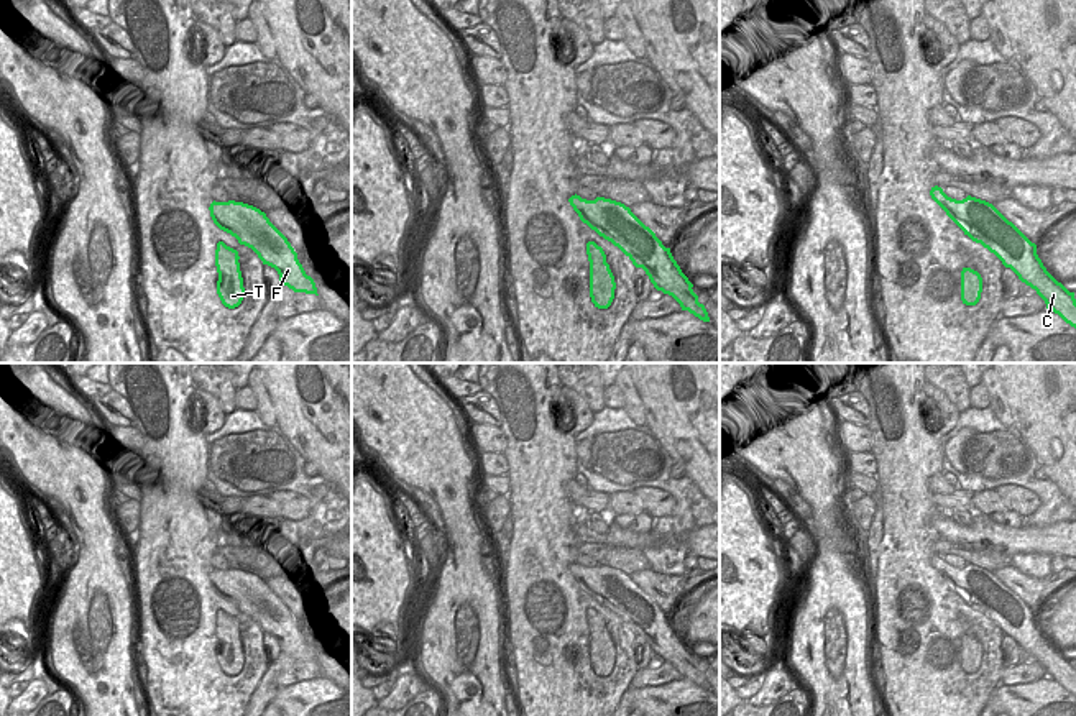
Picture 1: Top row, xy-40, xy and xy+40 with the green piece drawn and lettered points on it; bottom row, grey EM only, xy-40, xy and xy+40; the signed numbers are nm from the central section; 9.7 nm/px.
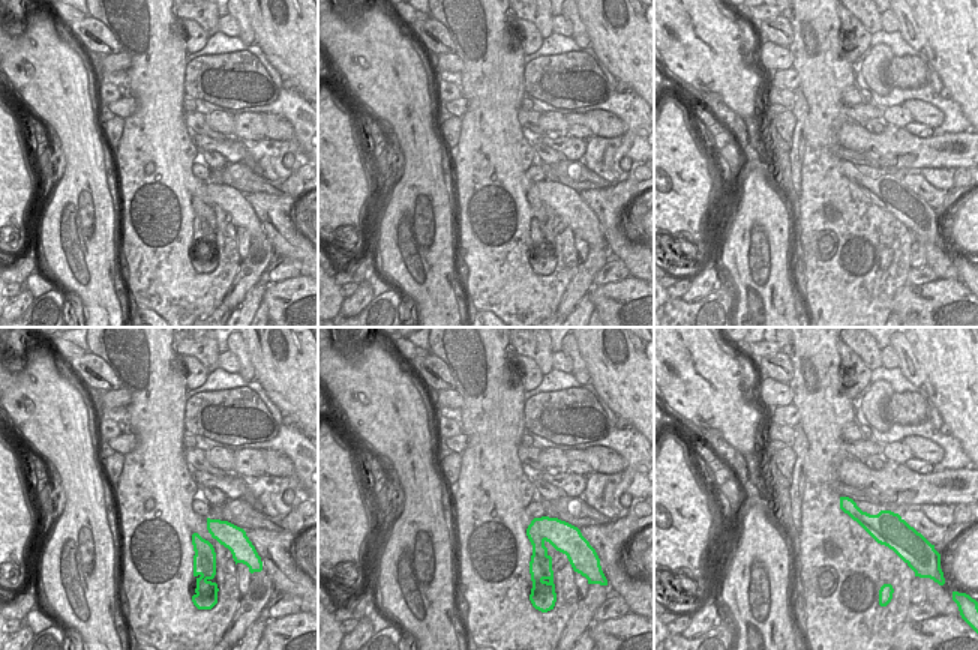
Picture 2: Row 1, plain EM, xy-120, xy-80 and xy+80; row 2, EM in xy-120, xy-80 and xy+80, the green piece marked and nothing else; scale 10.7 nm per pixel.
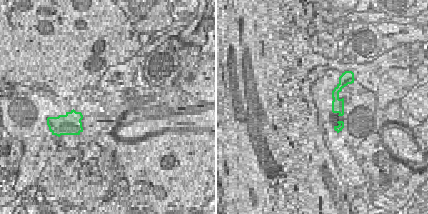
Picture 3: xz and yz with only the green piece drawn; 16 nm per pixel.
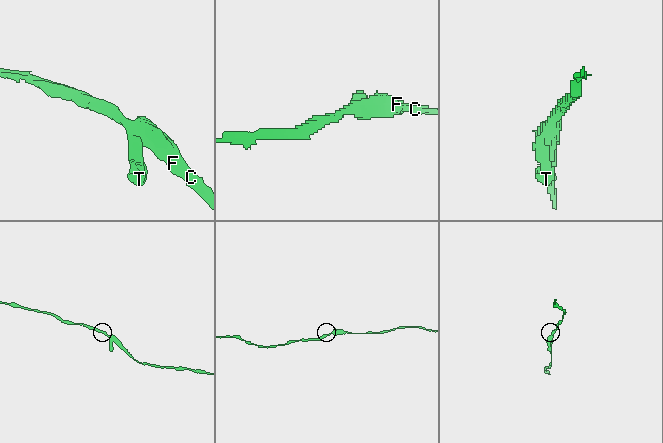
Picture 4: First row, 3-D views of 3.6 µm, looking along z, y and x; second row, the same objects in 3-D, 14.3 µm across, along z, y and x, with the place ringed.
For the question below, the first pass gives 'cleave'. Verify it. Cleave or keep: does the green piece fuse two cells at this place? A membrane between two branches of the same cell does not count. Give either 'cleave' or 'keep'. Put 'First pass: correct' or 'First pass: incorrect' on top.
First pass: correct
cleave

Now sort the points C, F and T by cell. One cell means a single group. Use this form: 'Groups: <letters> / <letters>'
Groups: C F / T.

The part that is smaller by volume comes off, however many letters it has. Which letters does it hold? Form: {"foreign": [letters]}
{"foreign": ["T"]}

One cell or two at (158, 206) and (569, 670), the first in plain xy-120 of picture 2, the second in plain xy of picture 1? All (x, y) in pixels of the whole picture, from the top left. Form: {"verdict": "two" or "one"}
{"verdict": "one"}

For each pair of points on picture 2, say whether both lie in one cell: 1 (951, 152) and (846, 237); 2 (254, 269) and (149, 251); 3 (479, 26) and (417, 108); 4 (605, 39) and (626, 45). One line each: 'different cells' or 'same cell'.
1: different cells
2: different cells
3: different cells
4: same cell

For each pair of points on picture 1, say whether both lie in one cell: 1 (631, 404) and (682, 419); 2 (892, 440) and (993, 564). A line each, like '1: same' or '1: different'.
1: different
2: different

